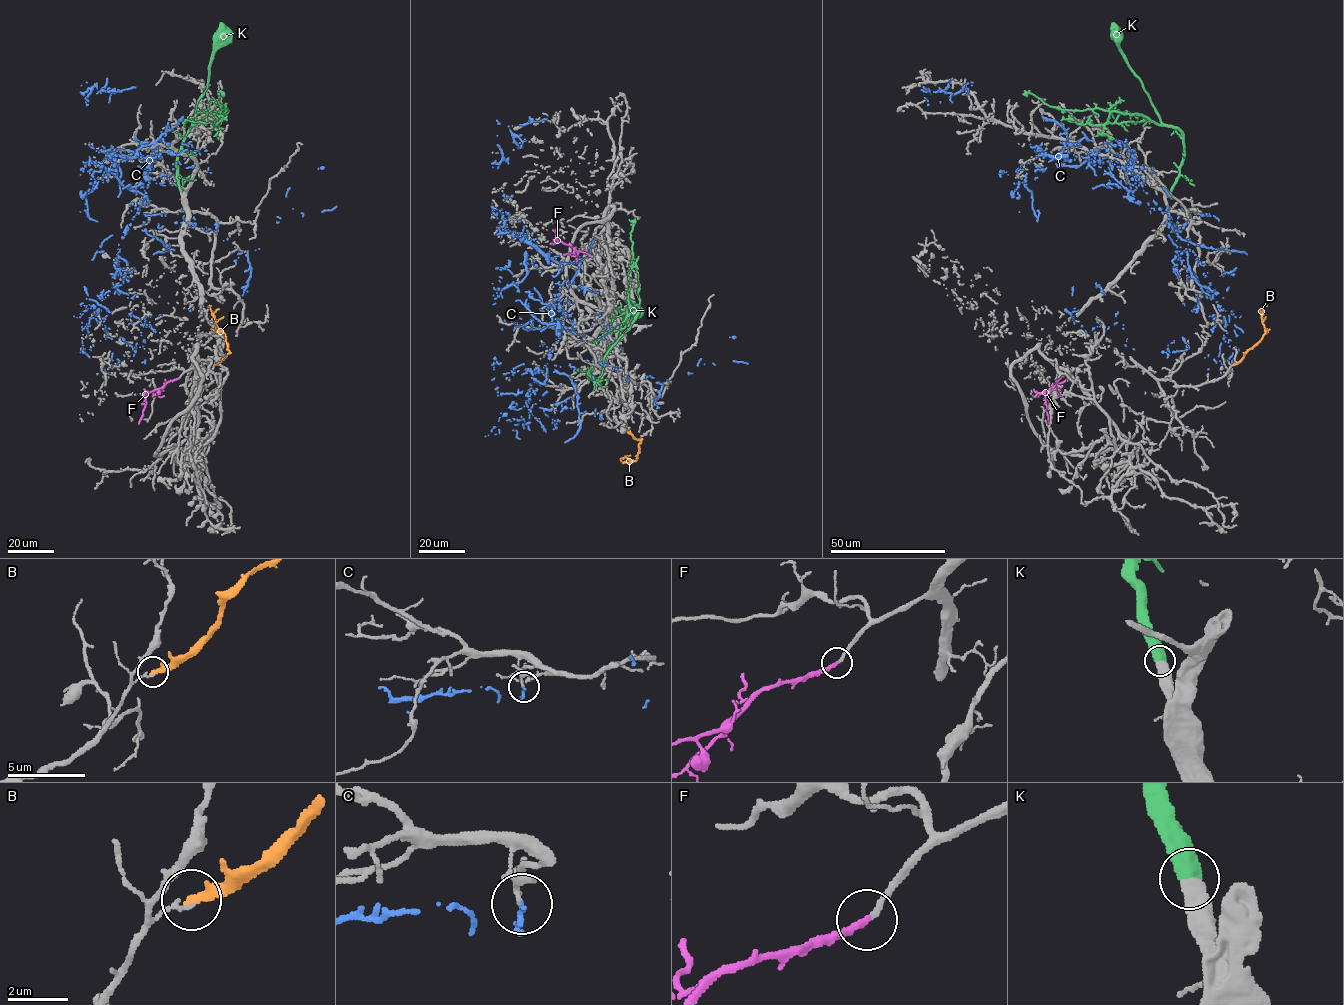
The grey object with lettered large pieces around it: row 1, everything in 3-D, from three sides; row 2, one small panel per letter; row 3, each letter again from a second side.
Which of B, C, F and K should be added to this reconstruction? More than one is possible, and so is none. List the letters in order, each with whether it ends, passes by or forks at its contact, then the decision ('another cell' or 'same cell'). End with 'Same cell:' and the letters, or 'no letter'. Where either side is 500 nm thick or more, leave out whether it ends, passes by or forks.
B: it ends | another cell
C: it ends | another cell
F: it ends | same cell
K: same cell
Same cell: F, K

